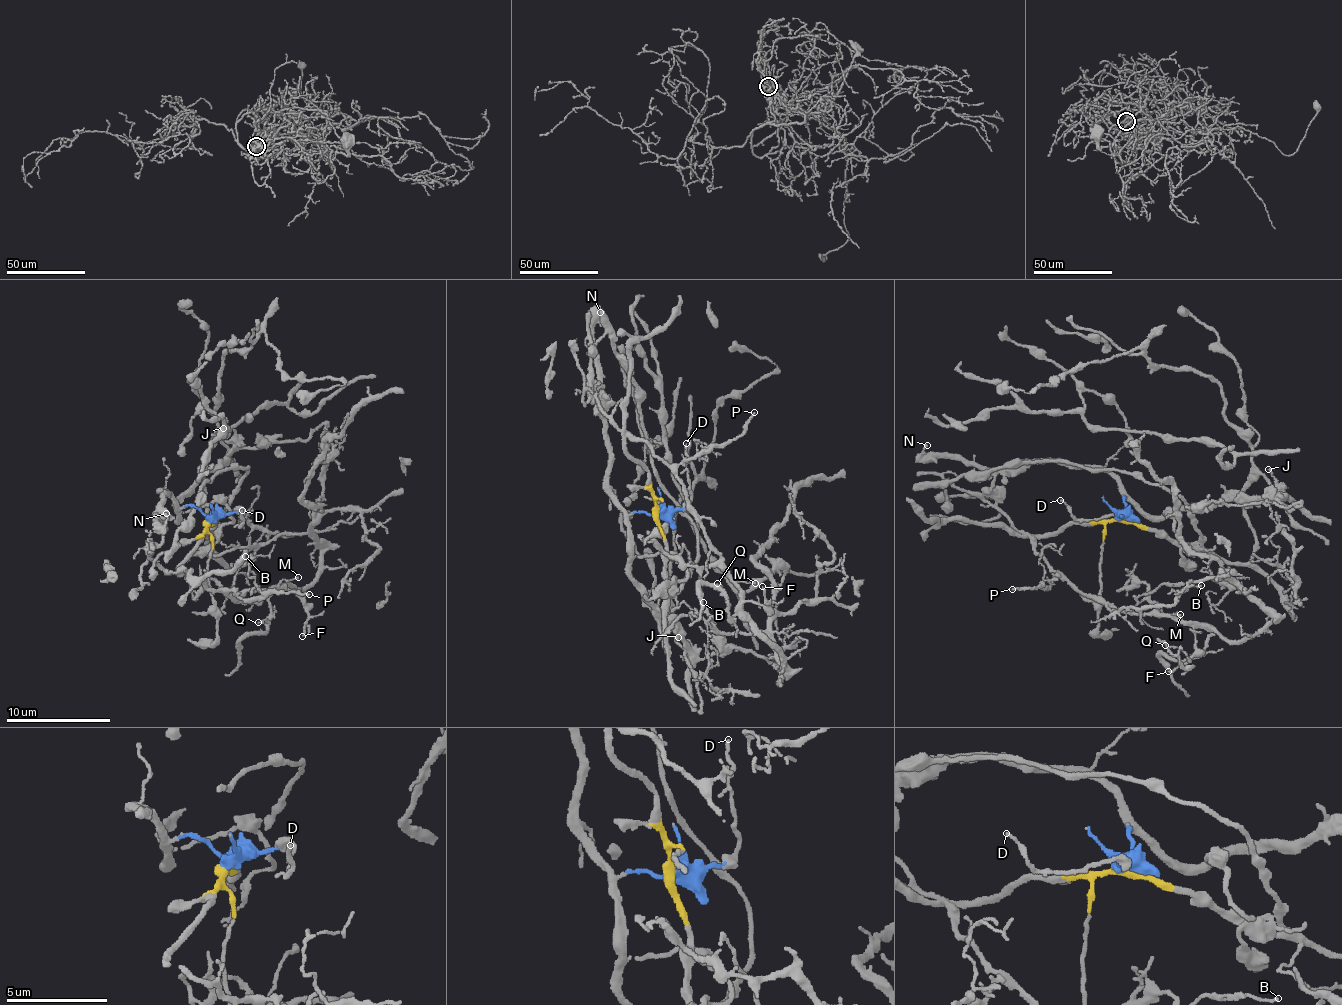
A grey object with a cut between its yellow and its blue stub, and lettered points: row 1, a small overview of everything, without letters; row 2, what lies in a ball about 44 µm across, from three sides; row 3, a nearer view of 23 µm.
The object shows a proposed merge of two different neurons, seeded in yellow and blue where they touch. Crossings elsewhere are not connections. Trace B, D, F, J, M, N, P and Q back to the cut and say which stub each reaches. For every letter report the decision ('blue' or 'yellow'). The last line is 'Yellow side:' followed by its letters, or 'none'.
B: yellow
D: blue
F: yellow
J: blue
M: yellow
N: blue
P: yellow
Q: yellow
Yellow side: B, F, M, P, Q

